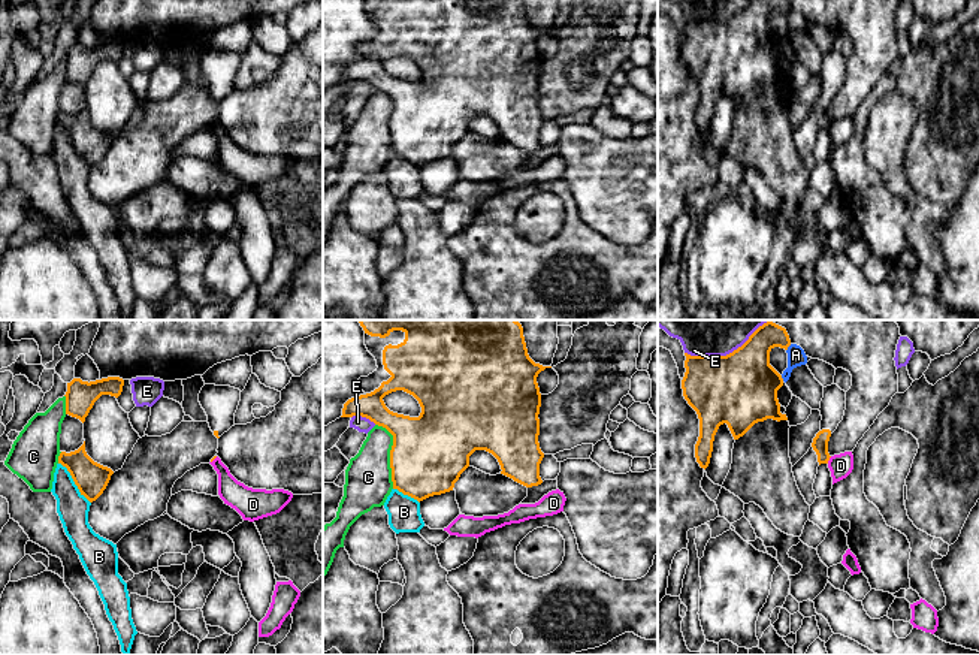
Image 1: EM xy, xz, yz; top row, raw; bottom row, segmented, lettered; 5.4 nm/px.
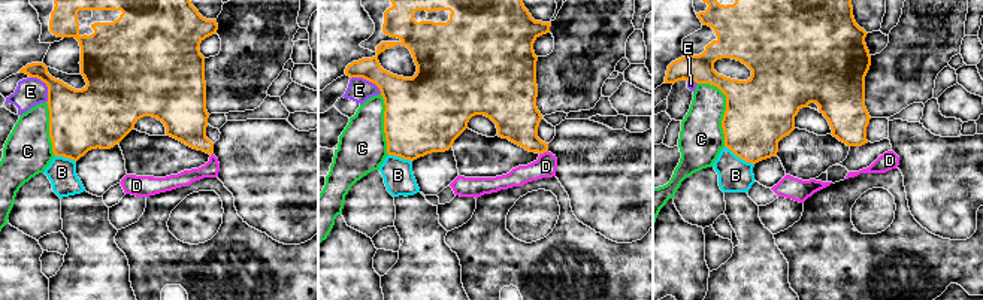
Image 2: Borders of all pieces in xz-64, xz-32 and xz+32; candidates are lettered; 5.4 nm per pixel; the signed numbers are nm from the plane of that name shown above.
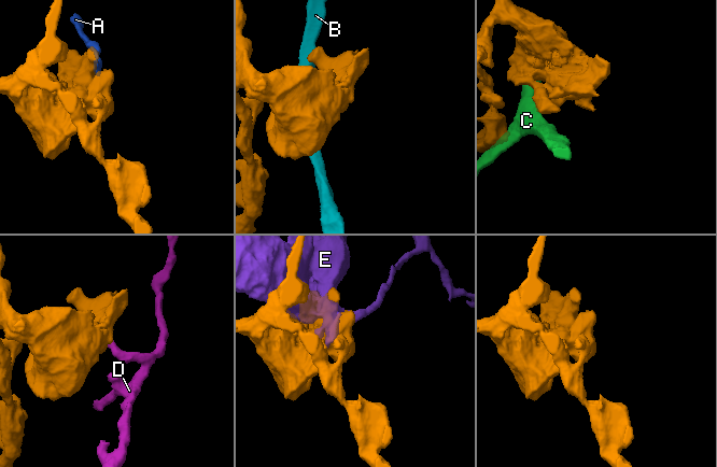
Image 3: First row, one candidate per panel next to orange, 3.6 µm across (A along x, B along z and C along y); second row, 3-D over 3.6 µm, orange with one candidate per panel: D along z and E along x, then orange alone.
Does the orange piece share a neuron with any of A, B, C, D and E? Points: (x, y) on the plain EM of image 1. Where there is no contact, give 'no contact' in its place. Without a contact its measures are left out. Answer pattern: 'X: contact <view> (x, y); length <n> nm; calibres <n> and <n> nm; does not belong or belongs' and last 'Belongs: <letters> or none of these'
A: contact yz (788, 11); length 50 nm; calibres 240 and 100 nm; does not belong
B: contact xy (73, 145); length 280 nm; calibres 180 and 170 nm; does not belong
C: contact xz (390, 118); length 360 nm; calibres 400 and 260 nm; does not belong
D: contact yz (828, 124); length 50 nm; calibres 90 and 130 nm; does not belong
E: contact yz (718, 21); length 380 nm; calibres 400 and 110 nm; does not belong
Belongs: none of these

